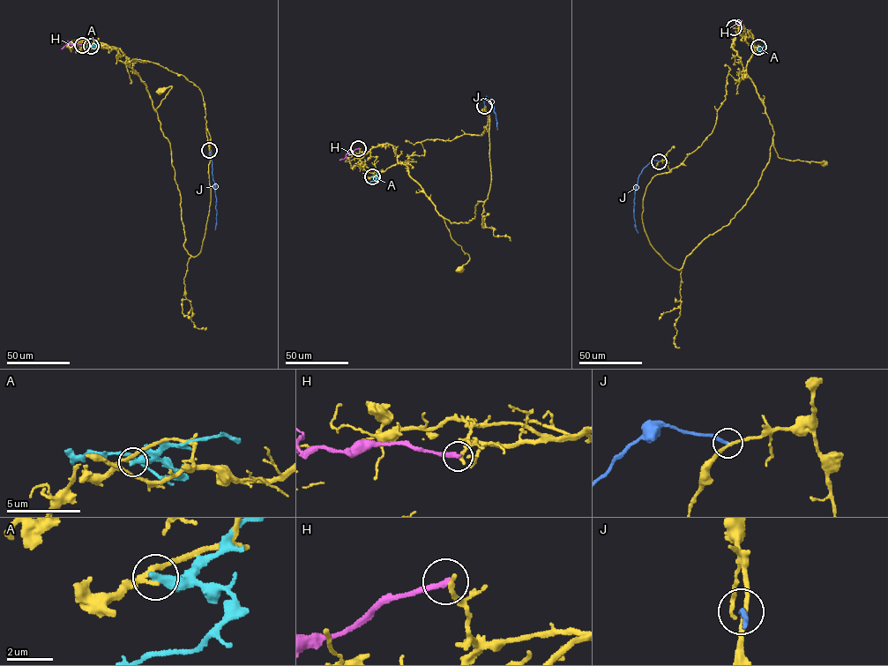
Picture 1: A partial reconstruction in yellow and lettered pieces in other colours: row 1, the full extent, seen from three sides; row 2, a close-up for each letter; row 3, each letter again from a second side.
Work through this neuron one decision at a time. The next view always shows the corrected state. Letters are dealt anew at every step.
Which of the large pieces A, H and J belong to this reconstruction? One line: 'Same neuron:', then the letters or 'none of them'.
Same neuron: none of them

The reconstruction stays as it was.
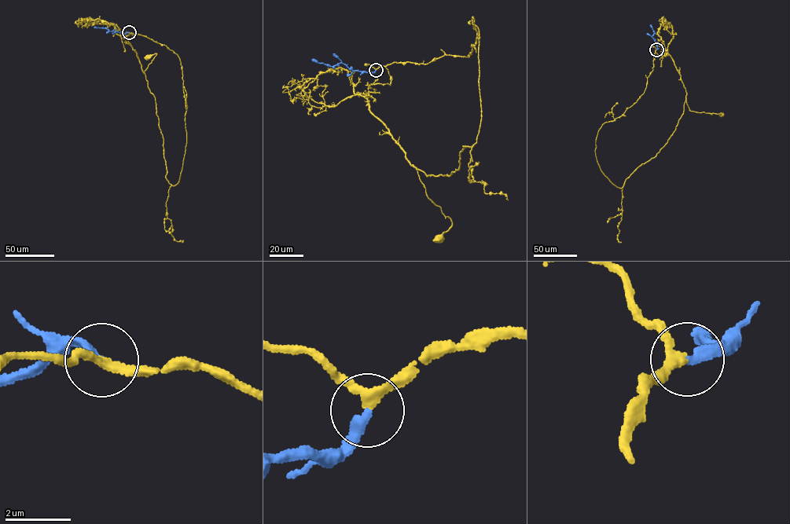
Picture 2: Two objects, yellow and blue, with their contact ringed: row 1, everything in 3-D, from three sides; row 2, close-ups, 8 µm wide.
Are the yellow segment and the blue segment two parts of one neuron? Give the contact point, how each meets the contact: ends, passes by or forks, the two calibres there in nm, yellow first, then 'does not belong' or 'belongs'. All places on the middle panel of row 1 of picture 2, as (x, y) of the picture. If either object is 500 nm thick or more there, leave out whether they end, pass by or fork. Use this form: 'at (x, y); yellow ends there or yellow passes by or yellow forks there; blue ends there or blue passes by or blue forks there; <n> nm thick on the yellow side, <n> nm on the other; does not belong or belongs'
at (376, 70); yellow passes by; blue ends there; 240 nm thick on the yellow side, 240 nm on the other; belongs

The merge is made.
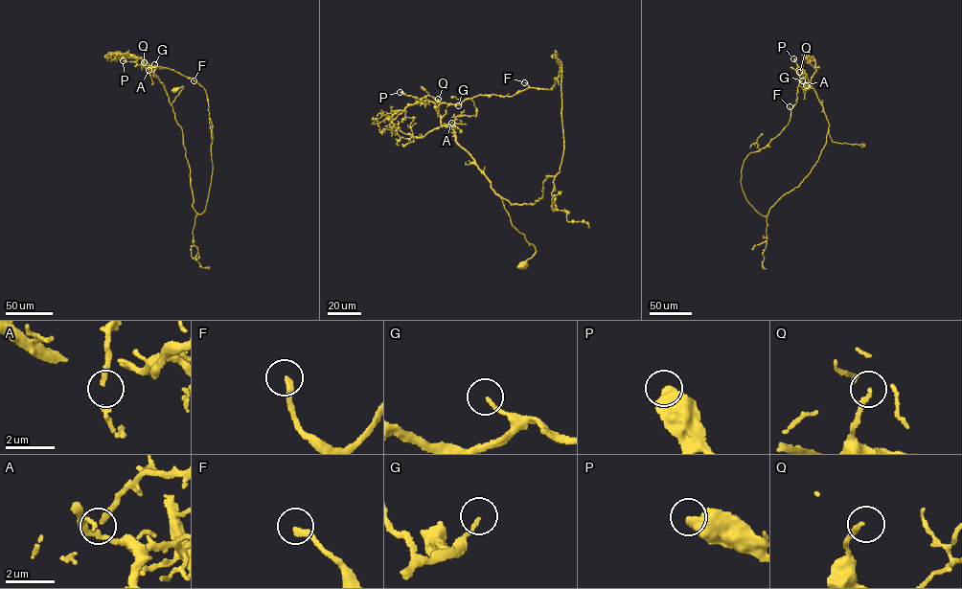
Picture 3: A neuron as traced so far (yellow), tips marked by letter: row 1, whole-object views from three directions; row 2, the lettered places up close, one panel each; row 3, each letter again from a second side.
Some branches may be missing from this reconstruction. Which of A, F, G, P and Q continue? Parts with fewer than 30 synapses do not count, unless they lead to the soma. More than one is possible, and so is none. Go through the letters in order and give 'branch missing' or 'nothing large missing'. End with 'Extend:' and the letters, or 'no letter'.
A: branch missing
F: branch missing
G: nothing large missing
P: nothing large missing
Q: nothing large missing
Extend: A, F

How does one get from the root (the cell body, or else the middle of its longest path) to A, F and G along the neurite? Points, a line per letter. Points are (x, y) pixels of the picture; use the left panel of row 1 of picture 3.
A: (174, 90), (183, 86), (171, 105), (164, 84), (149, 71), (149, 65), (148, 70)
F: (174, 90), (183, 86), (171, 105), (164, 84), (149, 69), (172, 69), (194, 80)
G: (174, 90), (183, 86), (171, 105), (164, 84), (148, 69), (164, 68), (154, 64)

